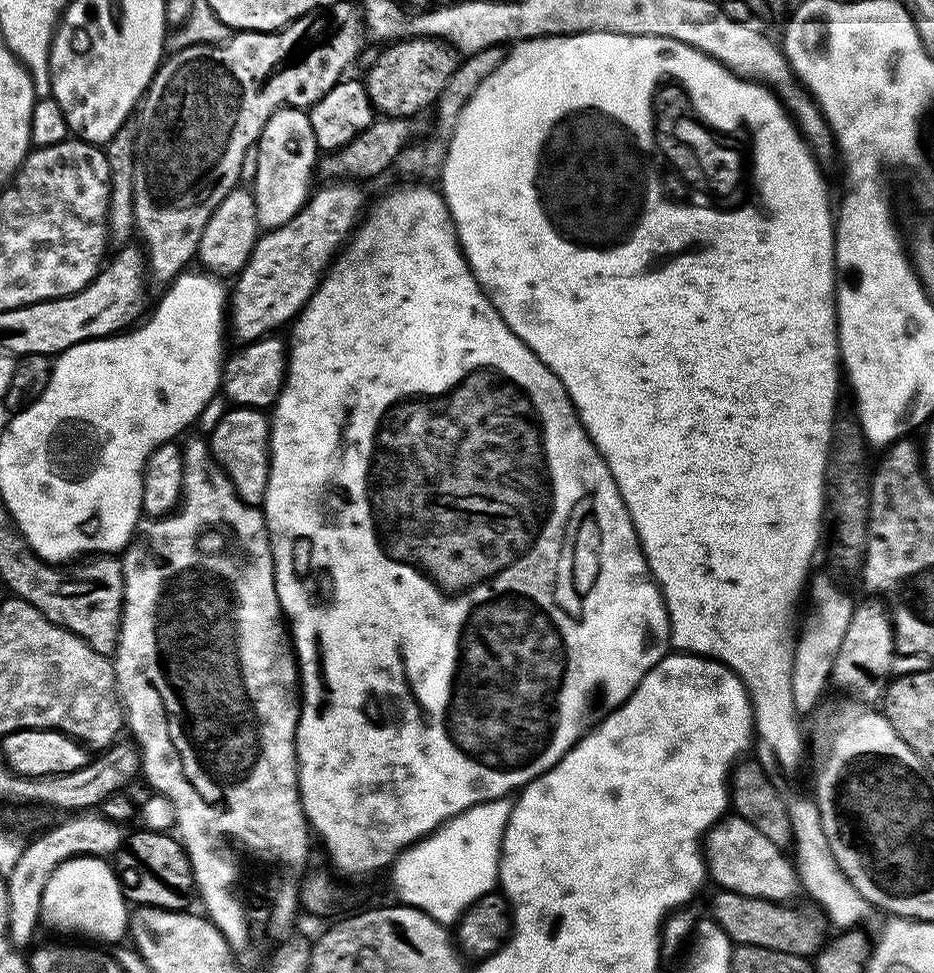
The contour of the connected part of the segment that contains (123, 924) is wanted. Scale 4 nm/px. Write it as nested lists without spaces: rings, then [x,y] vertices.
[[[80,855],[62,861],[53,871],[52,877],[42,892],[40,921],[45,928],[53,928],[56,932],[73,932],[73,937],[89,936],[92,940],[105,940],[109,946],[125,939],[129,931],[130,905],[124,898],[120,883],[116,877],[116,869],[103,856]]]

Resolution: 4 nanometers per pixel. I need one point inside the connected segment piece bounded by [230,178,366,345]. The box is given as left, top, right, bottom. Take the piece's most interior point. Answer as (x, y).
(286, 266)

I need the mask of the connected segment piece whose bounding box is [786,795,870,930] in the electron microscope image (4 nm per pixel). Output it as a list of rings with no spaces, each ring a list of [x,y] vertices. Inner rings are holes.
[[[788,796],[788,819],[793,830],[794,863],[800,878],[800,887],[807,891],[822,907],[828,911],[828,916],[837,924],[837,929],[855,929],[863,925],[864,915],[870,912],[870,905],[864,901],[862,894],[842,874],[834,854],[830,850],[830,842],[826,842],[826,830],[822,830],[822,818],[815,799],[808,796]]]

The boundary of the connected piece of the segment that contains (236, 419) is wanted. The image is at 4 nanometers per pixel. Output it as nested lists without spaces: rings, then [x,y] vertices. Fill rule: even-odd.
[[[232,406],[218,418],[217,425],[207,433],[206,439],[208,447],[212,450],[212,457],[218,461],[220,468],[230,478],[230,482],[234,486],[234,490],[238,494],[238,498],[242,498],[242,502],[263,505],[264,495],[266,494],[266,486],[270,478],[270,462],[272,461],[272,453],[268,439],[272,433],[272,425],[270,416],[263,408],[241,408]]]

